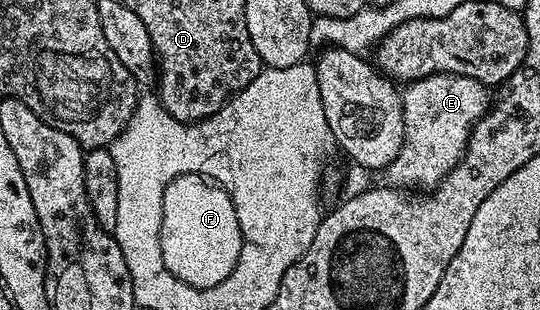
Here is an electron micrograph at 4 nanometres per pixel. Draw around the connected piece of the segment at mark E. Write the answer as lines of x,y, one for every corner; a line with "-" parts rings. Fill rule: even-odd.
436,72
408,81
400,89
403,106
403,146
383,169
384,183
398,190
432,190
465,157
469,135
490,111
490,89
475,78

